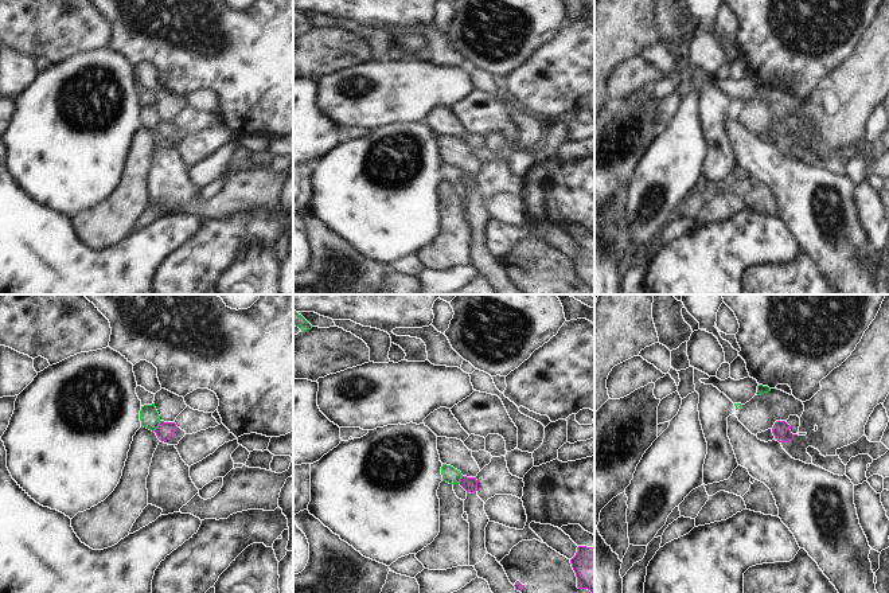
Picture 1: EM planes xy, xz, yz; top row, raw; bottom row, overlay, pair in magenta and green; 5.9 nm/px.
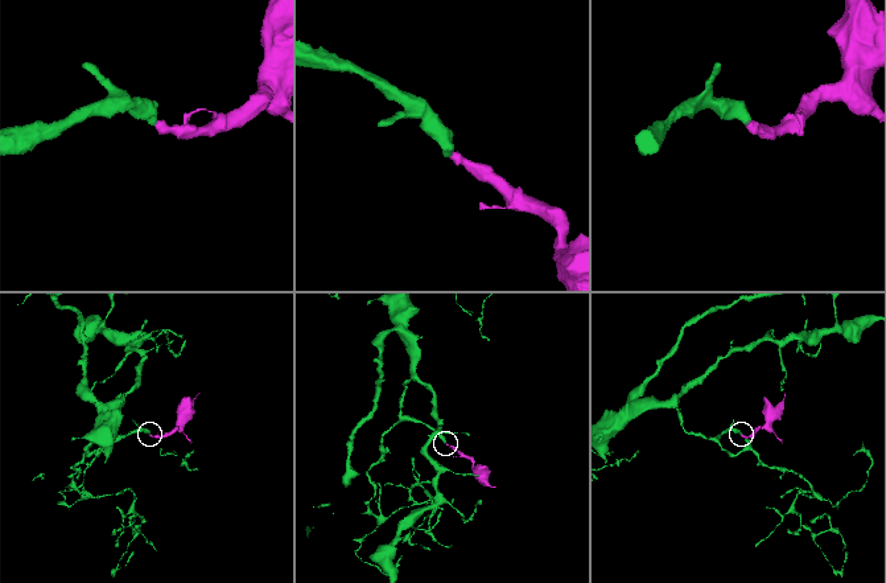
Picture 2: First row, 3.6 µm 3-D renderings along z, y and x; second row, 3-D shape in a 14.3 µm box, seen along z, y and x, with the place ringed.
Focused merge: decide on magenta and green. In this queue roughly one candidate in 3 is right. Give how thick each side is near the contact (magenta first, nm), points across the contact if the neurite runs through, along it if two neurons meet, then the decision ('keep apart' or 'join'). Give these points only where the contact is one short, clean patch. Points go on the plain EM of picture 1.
100/120 nm | across xy (164, 129), (158, 125), (149, 117) | join

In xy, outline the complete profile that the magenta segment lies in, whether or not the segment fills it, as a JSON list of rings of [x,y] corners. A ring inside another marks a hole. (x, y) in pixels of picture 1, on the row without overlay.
[[[155,102],[141,105],[140,120],[141,125],[155,130],[161,141],[169,139],[178,128],[175,121],[164,121],[160,118]]]

